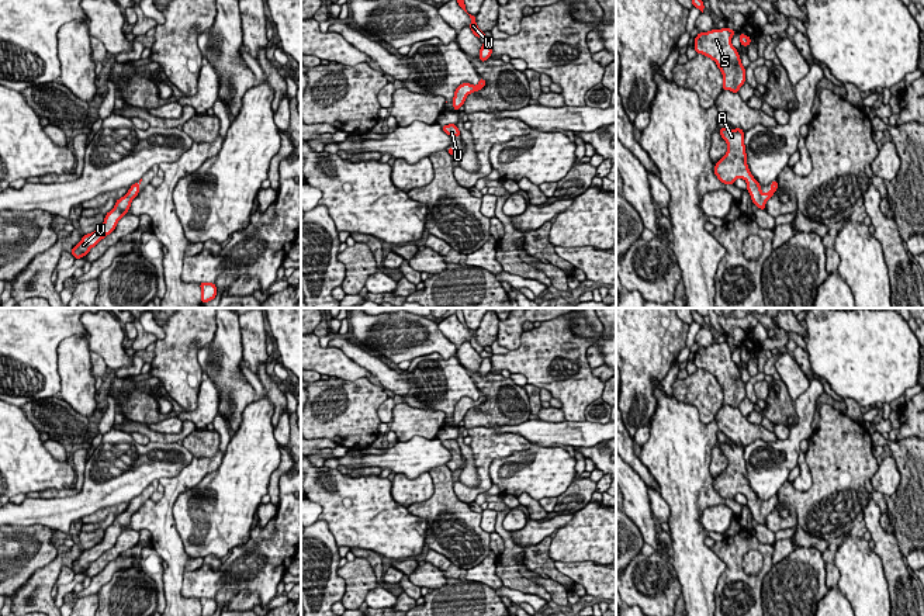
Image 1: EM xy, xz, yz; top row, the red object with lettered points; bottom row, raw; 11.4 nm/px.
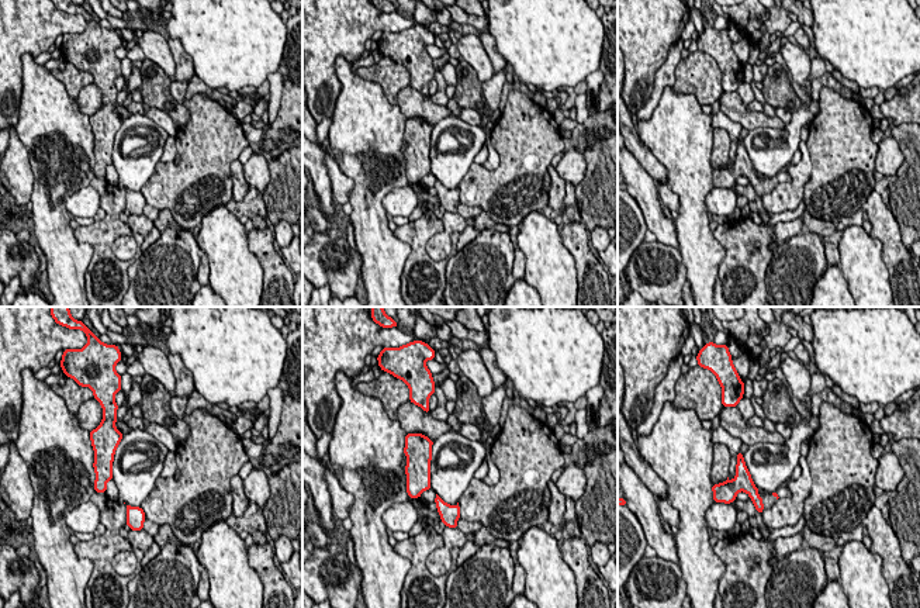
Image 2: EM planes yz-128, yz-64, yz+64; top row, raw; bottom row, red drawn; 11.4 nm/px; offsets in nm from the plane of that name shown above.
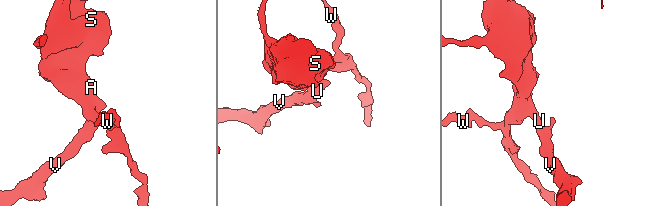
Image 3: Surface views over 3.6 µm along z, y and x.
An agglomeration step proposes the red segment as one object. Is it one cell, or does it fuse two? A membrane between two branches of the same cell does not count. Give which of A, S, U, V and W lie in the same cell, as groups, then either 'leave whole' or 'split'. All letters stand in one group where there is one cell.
groups A S U V W; leave whole

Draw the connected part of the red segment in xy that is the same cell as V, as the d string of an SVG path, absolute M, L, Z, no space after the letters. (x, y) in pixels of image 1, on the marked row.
M142 179L138 183L134 183L128 193L122 198L117 200L115 207L105 214L104 222L100 228L91 233L84 235L82 240L72 249L70 253L75 256L75 259L86 256L91 248L100 243L101 239L115 229L118 221L127 215L132 200L139 194L141 181Z

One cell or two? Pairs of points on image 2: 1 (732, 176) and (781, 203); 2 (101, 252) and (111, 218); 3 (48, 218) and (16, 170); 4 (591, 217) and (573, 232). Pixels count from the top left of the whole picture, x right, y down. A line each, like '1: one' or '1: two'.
1: two
2: one
3: two
4: two

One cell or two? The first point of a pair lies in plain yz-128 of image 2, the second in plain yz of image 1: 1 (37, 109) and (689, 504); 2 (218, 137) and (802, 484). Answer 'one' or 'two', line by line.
1: one
2: two

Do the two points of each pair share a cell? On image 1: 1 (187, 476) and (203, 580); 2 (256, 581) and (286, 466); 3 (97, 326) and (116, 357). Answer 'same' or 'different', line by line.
1: different
2: different
3: same

